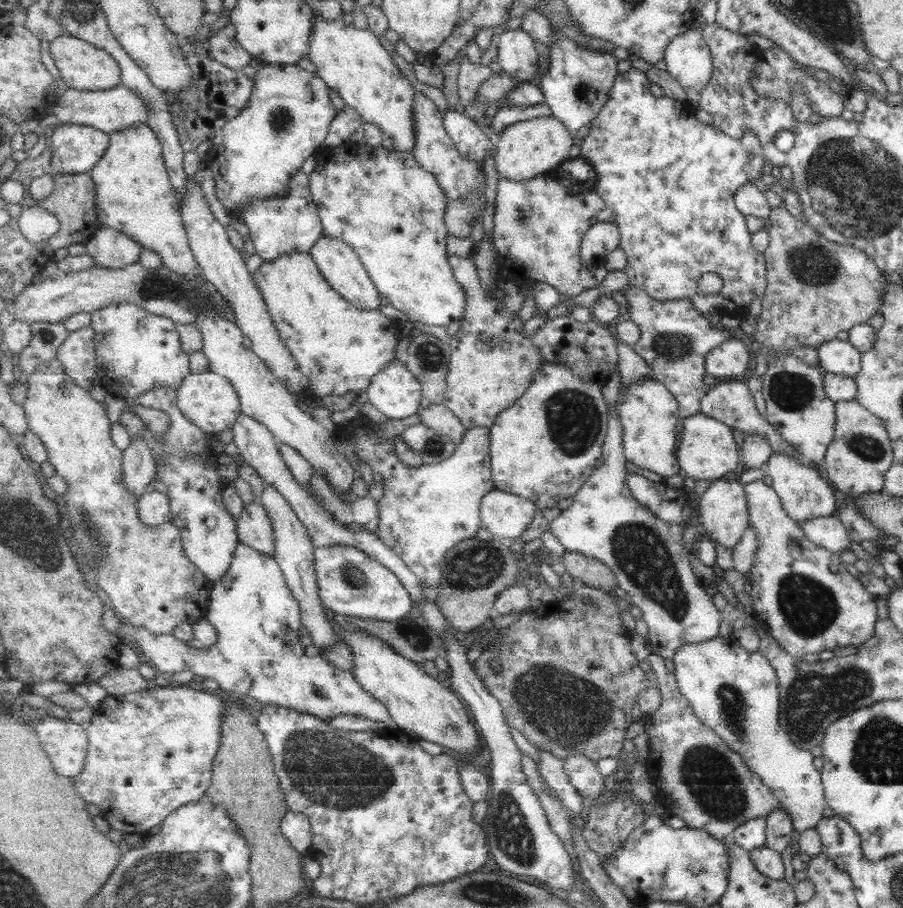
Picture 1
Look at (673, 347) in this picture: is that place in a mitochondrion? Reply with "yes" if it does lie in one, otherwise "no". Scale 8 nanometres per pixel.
yes

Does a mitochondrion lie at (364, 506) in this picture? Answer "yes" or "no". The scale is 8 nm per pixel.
no

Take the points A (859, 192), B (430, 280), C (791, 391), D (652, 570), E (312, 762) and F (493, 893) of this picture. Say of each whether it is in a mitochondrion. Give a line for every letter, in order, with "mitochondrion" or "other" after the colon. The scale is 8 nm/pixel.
A: mitochondrion
B: other
C: mitochondrion
D: mitochondrion
E: mitochondrion
F: mitochondrion

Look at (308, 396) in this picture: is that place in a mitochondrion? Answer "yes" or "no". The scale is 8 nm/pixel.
no

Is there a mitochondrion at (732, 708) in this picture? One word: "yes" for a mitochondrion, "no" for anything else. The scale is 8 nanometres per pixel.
yes

